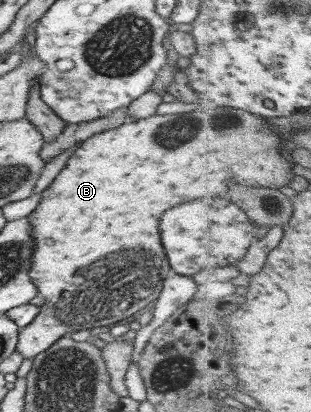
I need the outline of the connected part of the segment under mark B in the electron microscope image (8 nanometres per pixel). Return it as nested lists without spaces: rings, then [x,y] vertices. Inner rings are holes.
[[[200,105],[188,108],[184,115],[155,114],[123,123],[82,141],[53,183],[43,191],[37,207],[28,215],[35,242],[28,276],[45,303],[39,306],[35,319],[18,333],[16,349],[19,353],[24,358],[33,359],[65,333],[103,325],[109,327],[157,299],[164,279],[173,275],[159,241],[159,217],[169,207],[199,197],[219,197],[229,193],[227,183],[235,179],[257,187],[267,185],[279,189],[289,185],[295,175],[295,165],[289,161],[293,158],[281,155],[281,145],[285,145],[283,137],[275,135],[271,125],[259,121],[267,118],[271,117],[255,117],[255,113],[240,112],[236,108]],[[239,119],[247,119],[243,129],[239,129]]]

